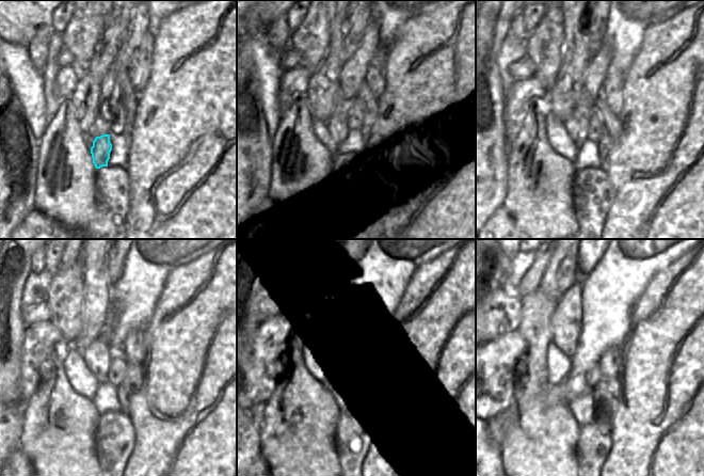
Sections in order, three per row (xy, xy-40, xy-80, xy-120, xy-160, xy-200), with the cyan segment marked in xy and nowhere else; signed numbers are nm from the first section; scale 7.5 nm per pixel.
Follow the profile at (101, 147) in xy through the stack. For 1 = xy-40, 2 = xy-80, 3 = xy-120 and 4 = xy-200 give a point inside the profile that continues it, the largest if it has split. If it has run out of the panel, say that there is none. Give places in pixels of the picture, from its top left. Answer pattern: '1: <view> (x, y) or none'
1: xy-40 (337, 127)
2: xy-80 (577, 125)
3: xy-120 (97, 356)
4: xy-200 (568, 344)

